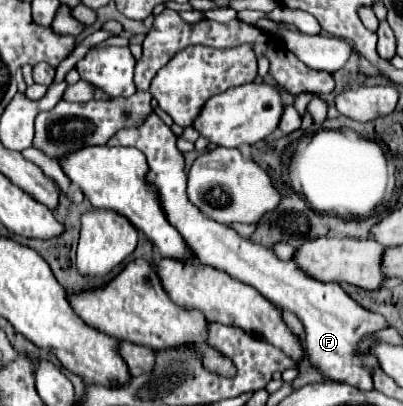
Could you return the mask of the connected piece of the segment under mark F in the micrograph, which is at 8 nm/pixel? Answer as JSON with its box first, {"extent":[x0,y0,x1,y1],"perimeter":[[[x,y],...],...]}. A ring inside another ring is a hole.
{"extent":[107,111,387,390],"perimeter":[[[152,111],[141,126],[123,128],[119,130],[107,144],[109,146],[133,146],[139,148],[149,164],[149,184],[153,184],[155,194],[161,200],[161,208],[165,218],[179,230],[187,248],[193,252],[193,258],[201,264],[209,264],[227,272],[235,280],[253,286],[259,290],[267,300],[279,304],[281,308],[293,312],[305,326],[307,332],[307,360],[315,370],[321,372],[323,378],[333,382],[347,382],[361,390],[373,390],[371,382],[371,366],[377,366],[375,358],[365,350],[363,354],[355,354],[357,342],[381,328],[387,328],[387,322],[381,314],[365,310],[357,304],[337,282],[321,282],[295,266],[293,260],[285,262],[275,256],[275,252],[267,246],[255,244],[249,238],[239,236],[233,228],[217,224],[205,218],[199,208],[195,208],[185,194],[187,174],[185,174],[185,160],[183,154],[175,146],[177,136],[171,132],[169,126],[163,124],[158,115]]]}

